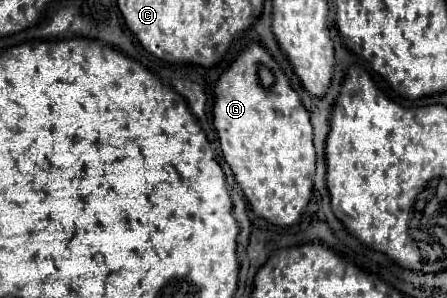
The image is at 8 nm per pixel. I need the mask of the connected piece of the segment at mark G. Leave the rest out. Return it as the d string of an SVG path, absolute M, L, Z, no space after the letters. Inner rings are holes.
M257 43L249 45L229 71L219 77L213 117L219 143L223 141L223 157L245 193L251 211L279 227L297 223L313 191L313 129L299 95L291 89L289 79L265 47Z

